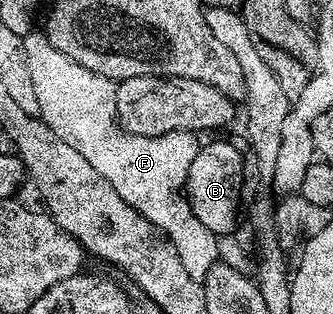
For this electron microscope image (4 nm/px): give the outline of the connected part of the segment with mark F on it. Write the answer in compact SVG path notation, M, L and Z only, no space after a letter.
M34 29L24 36L23 49L27 53L27 73L35 84L41 122L46 123L64 143L71 145L71 149L75 149L75 153L79 153L79 157L83 157L83 161L87 161L87 165L91 165L91 169L99 173L99 177L106 179L111 189L115 189L115 193L119 193L119 197L127 201L127 205L147 217L151 225L158 227L168 237L171 245L175 245L175 253L179 253L179 261L183 261L183 269L187 269L193 279L204 280L211 265L218 263L219 255L213 244L216 242L205 236L203 221L199 221L199 217L195 217L195 213L189 208L185 192L191 161L195 161L197 156L198 136L192 131L172 131L155 137L133 135L121 126L117 118L117 83L114 80L99 73L91 73L91 69L83 69L83 65L67 57L67 53L59 53L59 49L55 49L55 45L51 45L51 41L45 36L44 30Z

